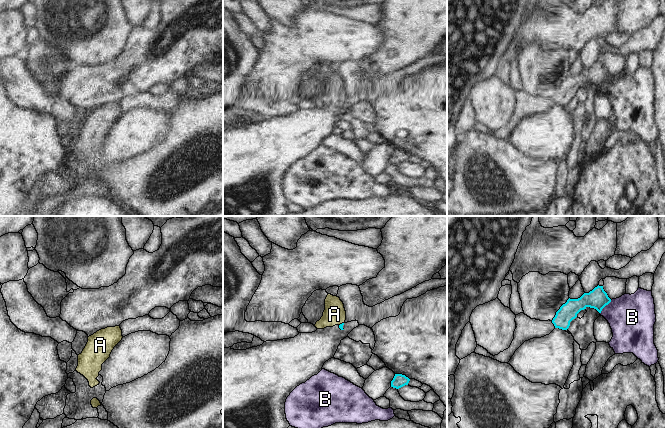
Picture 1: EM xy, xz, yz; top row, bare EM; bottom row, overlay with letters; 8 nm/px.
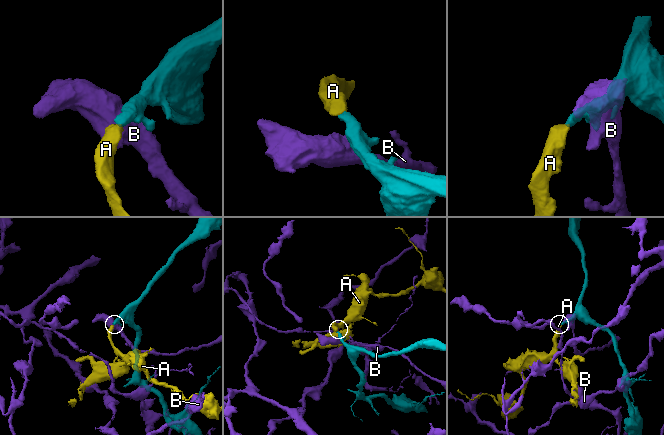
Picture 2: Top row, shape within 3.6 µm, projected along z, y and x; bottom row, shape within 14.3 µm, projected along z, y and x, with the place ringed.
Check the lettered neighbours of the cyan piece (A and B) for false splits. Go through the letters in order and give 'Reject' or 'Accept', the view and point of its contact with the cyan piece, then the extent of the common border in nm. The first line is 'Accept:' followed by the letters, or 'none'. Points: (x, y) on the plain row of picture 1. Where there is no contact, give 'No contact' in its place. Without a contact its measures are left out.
Accept: A
A: Accept. Touches cyan at xz (342, 99). Shared border 50 nm
B: Reject. Touches cyan at yz (604, 82). Shared border 140 nm.

